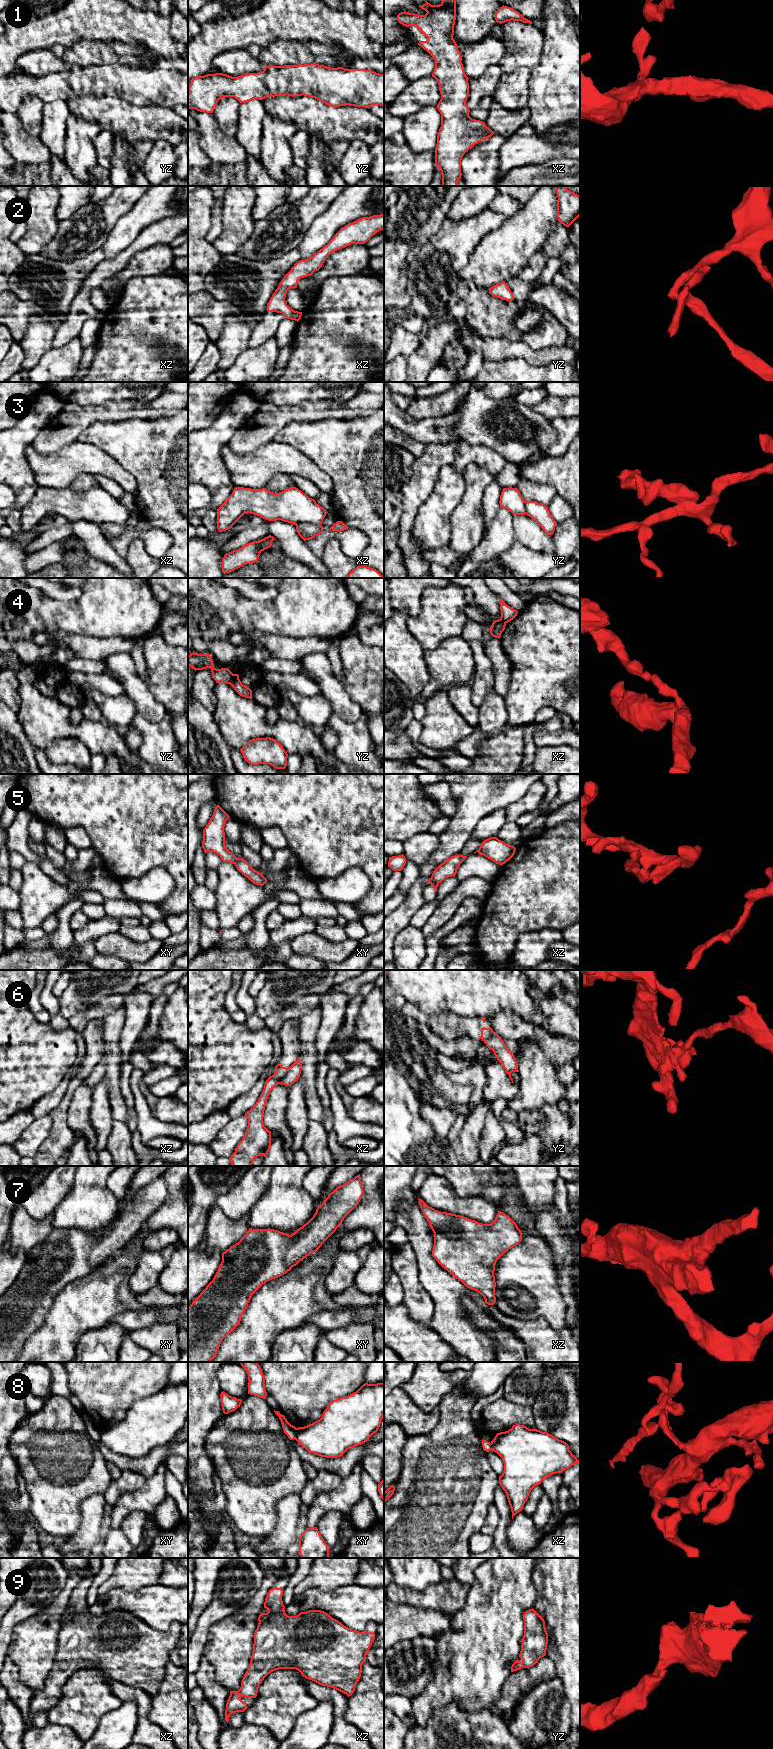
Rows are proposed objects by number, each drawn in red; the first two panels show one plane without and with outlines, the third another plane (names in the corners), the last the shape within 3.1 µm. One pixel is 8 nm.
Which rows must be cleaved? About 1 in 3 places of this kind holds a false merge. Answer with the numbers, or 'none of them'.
3, 4, 6, 8

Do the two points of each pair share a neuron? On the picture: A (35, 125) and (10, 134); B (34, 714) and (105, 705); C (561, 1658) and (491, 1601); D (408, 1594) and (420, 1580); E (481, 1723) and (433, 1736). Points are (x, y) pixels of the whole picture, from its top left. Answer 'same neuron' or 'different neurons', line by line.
A: different neurons
B: different neurons
C: different neurons
D: different neurons
E: same neuron

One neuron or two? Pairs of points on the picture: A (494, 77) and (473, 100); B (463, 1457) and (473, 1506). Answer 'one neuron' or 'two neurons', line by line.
A: one neuron
B: one neuron

